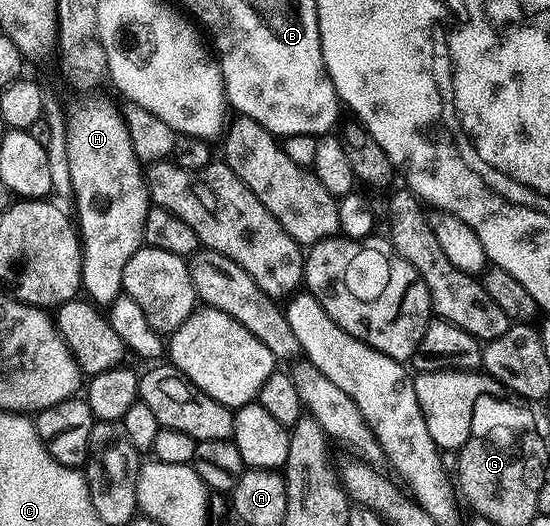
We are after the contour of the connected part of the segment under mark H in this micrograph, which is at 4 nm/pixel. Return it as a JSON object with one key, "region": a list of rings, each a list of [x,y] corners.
{"region":[[[102,103],[99,107],[90,107],[87,111],[82,111],[78,116],[71,118],[68,123],[69,137],[67,139],[68,166],[71,169],[71,183],[74,186],[74,206],[76,208],[76,227],[80,232],[80,242],[82,245],[82,291],[95,304],[110,305],[123,294],[122,278],[124,277],[124,265],[128,265],[128,261],[132,257],[132,253],[136,253],[139,247],[143,246],[142,230],[144,229],[144,217],[150,212],[152,206],[150,194],[146,192],[146,179],[144,176],[143,164],[136,157],[136,153],[132,149],[132,137],[128,137],[126,123],[122,120],[122,112],[117,106],[109,107],[108,104]]]}

